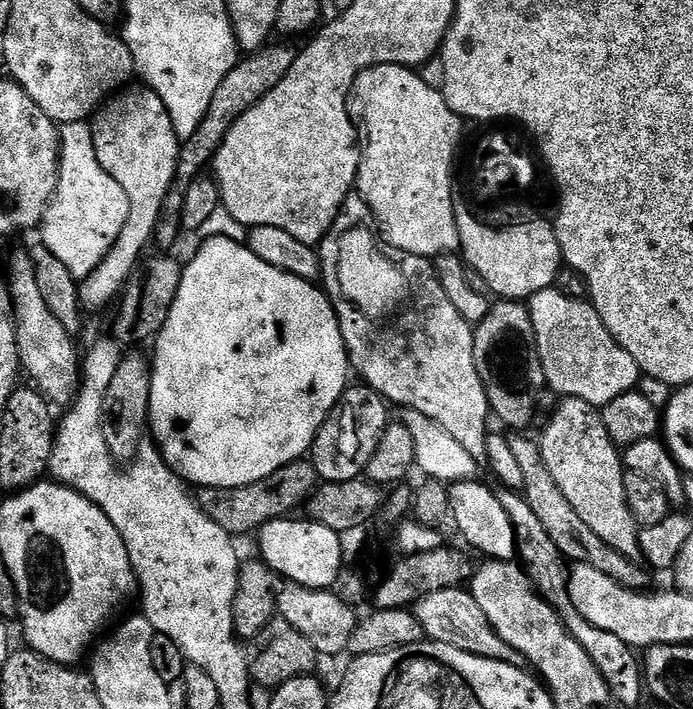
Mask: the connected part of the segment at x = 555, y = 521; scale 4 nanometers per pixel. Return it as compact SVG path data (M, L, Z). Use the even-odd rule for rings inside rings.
M512 434L508 436L510 451L514 454L514 459L519 463L522 473L522 495L530 508L534 510L535 517L542 522L543 529L550 534L551 541L558 546L564 559L572 564L585 564L594 566L594 570L599 570L601 574L606 574L606 578L614 578L622 586L626 586L635 592L647 589L648 572L647 567L642 568L641 563L626 558L614 550L614 546L606 546L582 518L578 518L578 513L574 511L574 506L566 502L566 497L562 495L562 490L558 490L558 482L550 474L550 469L546 467L546 462L542 462L542 450L535 439L532 440L528 434Z

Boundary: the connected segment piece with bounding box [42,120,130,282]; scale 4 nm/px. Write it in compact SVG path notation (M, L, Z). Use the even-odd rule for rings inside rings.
M79 120L65 124L60 134L60 177L58 186L42 221L42 242L70 270L78 282L83 282L106 258L114 242L126 226L126 214L130 214L130 202L126 190L102 170L98 154L94 154L94 134L91 123Z

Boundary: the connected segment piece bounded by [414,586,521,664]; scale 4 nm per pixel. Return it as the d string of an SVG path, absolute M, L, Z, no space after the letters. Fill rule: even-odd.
M463 587L438 590L434 594L426 594L414 605L414 613L418 622L422 624L425 637L433 644L454 646L454 650L466 650L466 654L474 654L491 660L504 660L507 664L520 664L520 656L490 626L486 614L482 614L482 606L474 602L471 591Z

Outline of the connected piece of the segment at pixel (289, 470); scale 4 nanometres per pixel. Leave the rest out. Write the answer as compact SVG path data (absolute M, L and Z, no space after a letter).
M311 459L295 460L282 470L274 470L274 474L266 474L266 478L258 478L258 482L250 482L246 486L233 488L201 487L195 493L196 504L210 518L210 522L218 522L222 530L226 530L233 538L259 533L262 526L275 520L291 517L295 508L303 509L318 487L318 477Z

